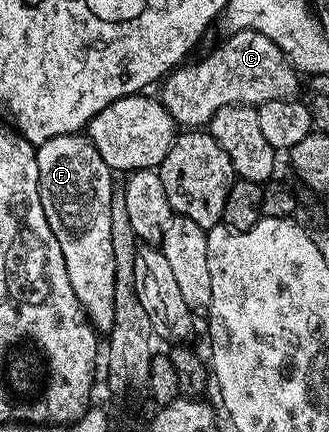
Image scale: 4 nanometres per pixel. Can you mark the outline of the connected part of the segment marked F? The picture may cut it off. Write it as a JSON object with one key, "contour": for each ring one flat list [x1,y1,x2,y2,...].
{"contour":[[68,133,55,139,47,139,47,143,36,146,39,163,39,191,43,203,43,215,47,215,47,223,59,239,59,251,63,251,63,259,67,263,67,277,71,279,71,287,85,309,85,315,93,324,98,334,108,334,115,319,115,251,111,251,111,195,115,188,114,170,99,159,99,151,90,143,88,136]]}

